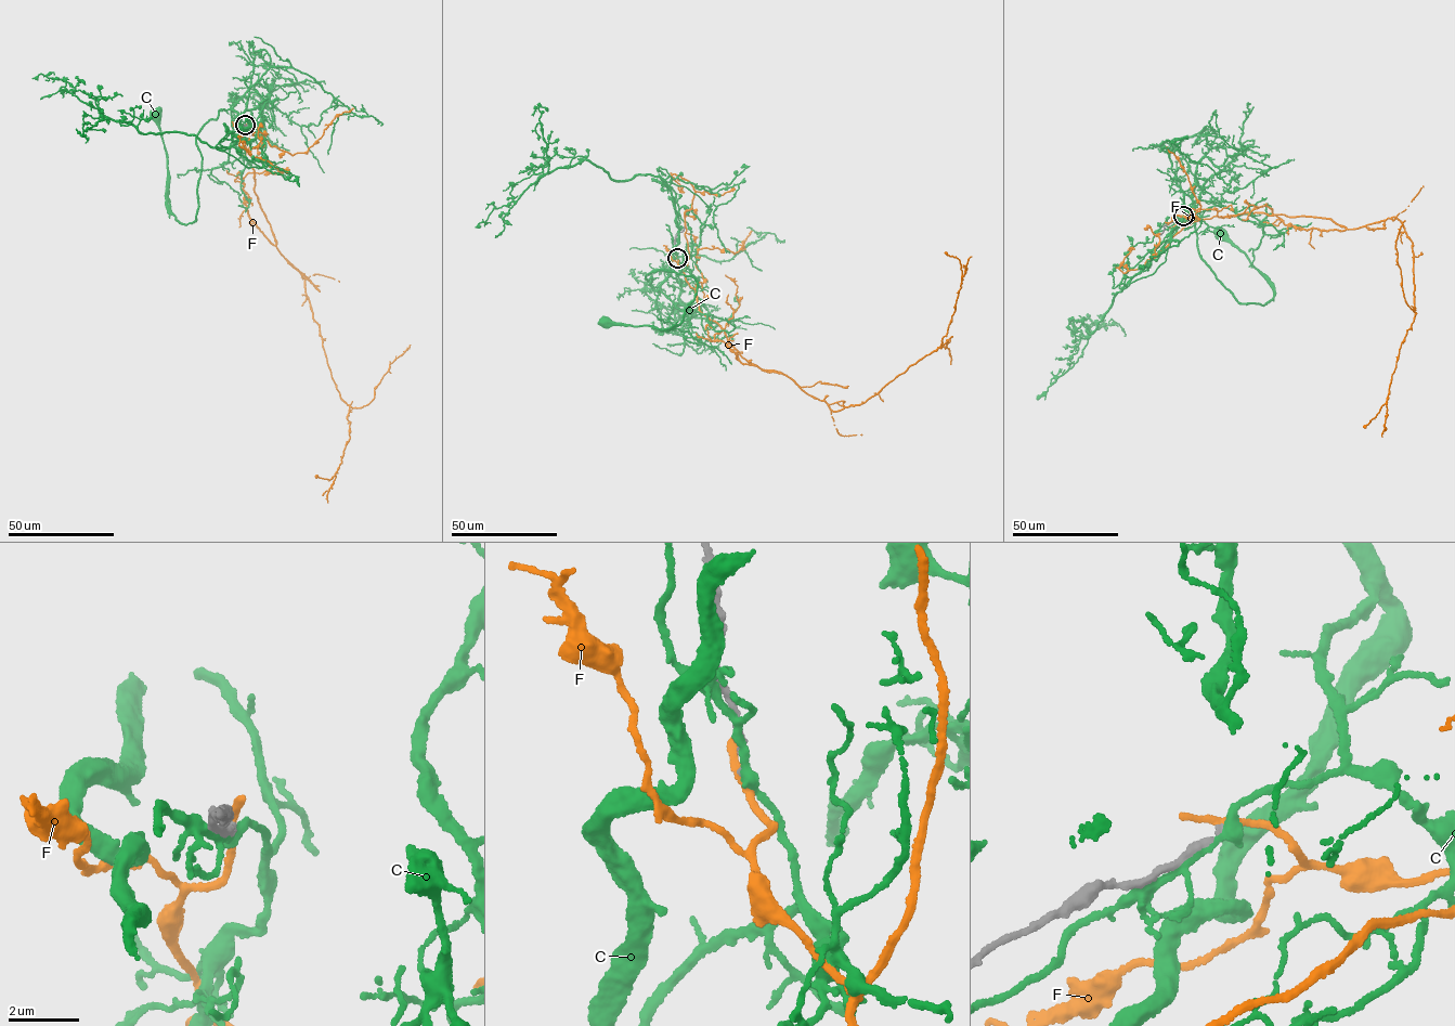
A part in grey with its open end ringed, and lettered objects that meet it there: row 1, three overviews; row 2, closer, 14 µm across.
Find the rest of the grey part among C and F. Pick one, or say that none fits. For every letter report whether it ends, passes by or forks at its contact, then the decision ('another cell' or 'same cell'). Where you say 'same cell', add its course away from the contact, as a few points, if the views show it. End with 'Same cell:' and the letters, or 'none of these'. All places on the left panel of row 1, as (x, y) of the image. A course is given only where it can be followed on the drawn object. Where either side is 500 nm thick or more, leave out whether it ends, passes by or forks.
C: it forks there; another cell
F: it ends there; another cell
Same cell: none of these

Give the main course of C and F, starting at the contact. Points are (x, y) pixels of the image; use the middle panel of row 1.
C: (676, 256), (680, 265), (658, 286), (646, 278), (658, 269), (693, 277), (680, 322), (667, 332), (606, 322)
F: (677, 258), (700, 310), (720, 327), (740, 355), (787, 376), (835, 412), (864, 402), (942, 345), (971, 257)

